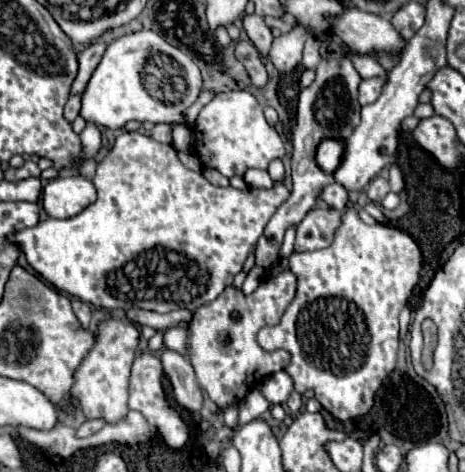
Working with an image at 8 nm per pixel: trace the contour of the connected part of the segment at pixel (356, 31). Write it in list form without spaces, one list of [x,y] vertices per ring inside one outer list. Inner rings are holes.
[[[345,8],[341,20],[331,26],[331,34],[343,38],[351,50],[361,54],[401,54],[403,44],[407,44],[407,40],[395,32],[395,26],[389,20],[357,8]]]

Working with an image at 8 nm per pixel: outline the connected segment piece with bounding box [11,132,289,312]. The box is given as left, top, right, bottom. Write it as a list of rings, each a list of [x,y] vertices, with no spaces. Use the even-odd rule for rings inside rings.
[[[123,132],[117,140],[115,146],[111,148],[111,152],[99,162],[97,166],[97,174],[93,178],[93,184],[97,188],[97,200],[93,204],[89,204],[81,214],[67,218],[67,220],[55,220],[55,218],[47,218],[43,222],[39,222],[33,228],[21,230],[17,234],[11,236],[13,242],[17,242],[23,250],[23,254],[27,256],[27,262],[35,268],[35,272],[39,272],[47,282],[51,282],[55,288],[77,296],[79,300],[93,304],[93,306],[101,306],[107,310],[129,310],[129,308],[141,308],[141,310],[153,310],[153,312],[171,312],[171,310],[179,310],[179,308],[187,308],[191,312],[195,312],[197,308],[201,308],[203,304],[213,302],[227,286],[233,284],[235,274],[241,272],[243,262],[247,260],[247,256],[255,250],[255,244],[263,232],[263,228],[267,226],[269,218],[277,212],[277,208],[289,198],[289,190],[283,184],[275,184],[269,190],[259,190],[259,188],[245,188],[245,190],[237,190],[233,186],[221,188],[221,186],[213,186],[201,172],[193,172],[189,170],[179,158],[173,146],[169,144],[161,144],[155,142],[151,136],[145,136],[141,132]]]

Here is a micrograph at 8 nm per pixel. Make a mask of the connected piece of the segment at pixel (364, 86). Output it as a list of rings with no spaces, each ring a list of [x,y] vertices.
[[[371,78],[371,80],[363,80],[359,84],[359,104],[367,106],[371,102],[375,102],[381,94],[381,88],[385,84],[385,78]]]

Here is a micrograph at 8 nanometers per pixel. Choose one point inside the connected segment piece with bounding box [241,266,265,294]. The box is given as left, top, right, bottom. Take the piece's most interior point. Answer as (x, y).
(256, 275)

